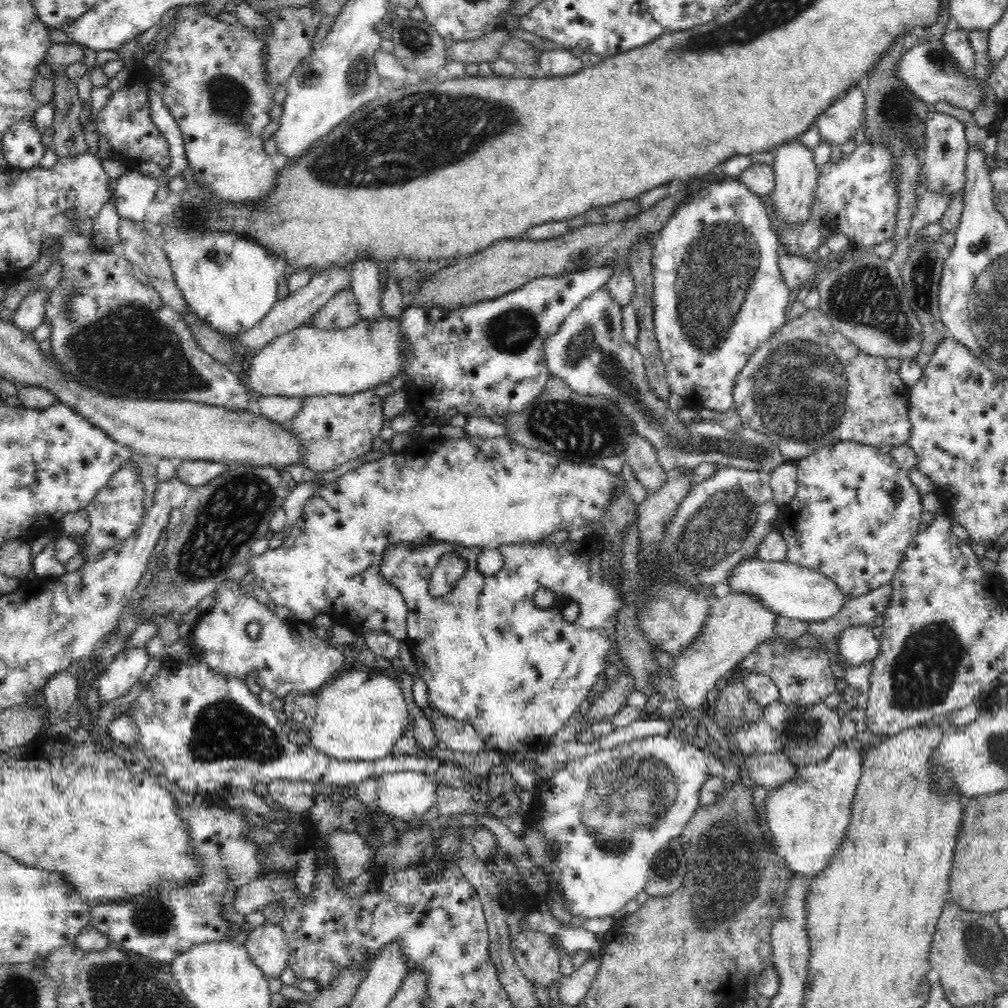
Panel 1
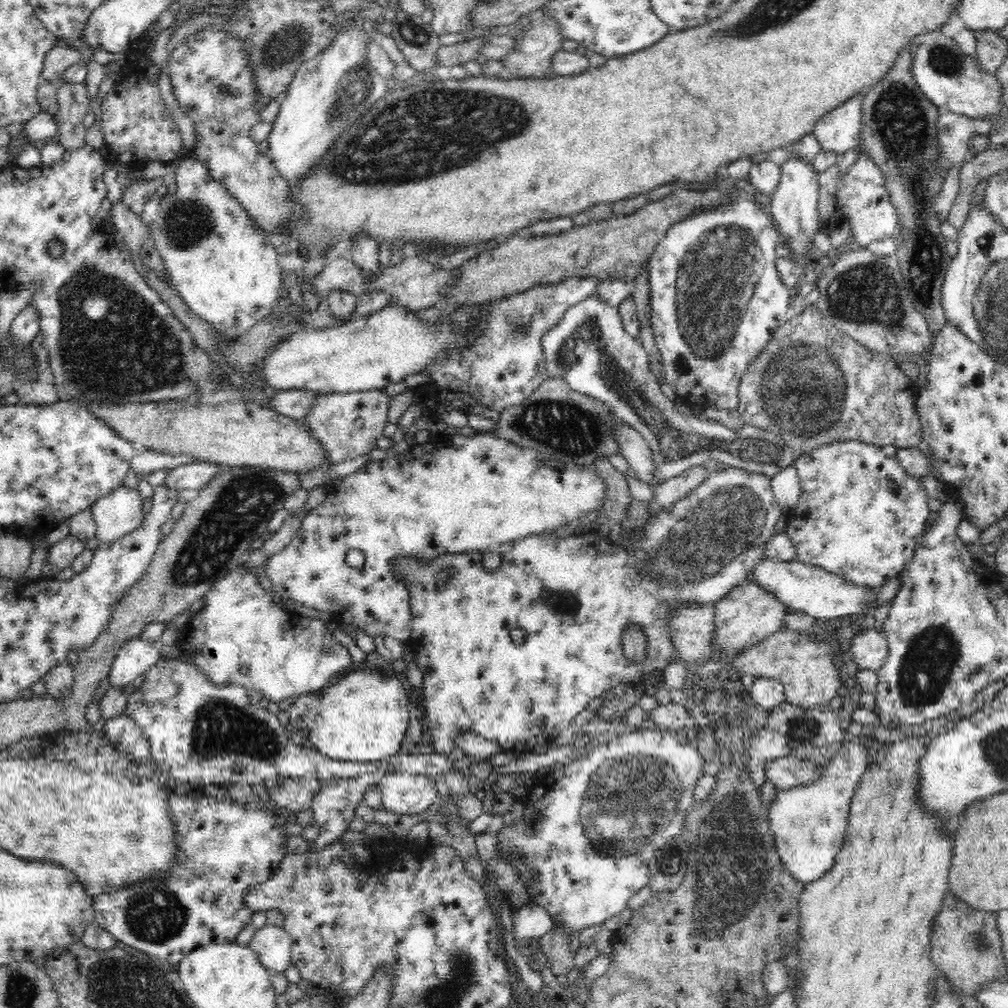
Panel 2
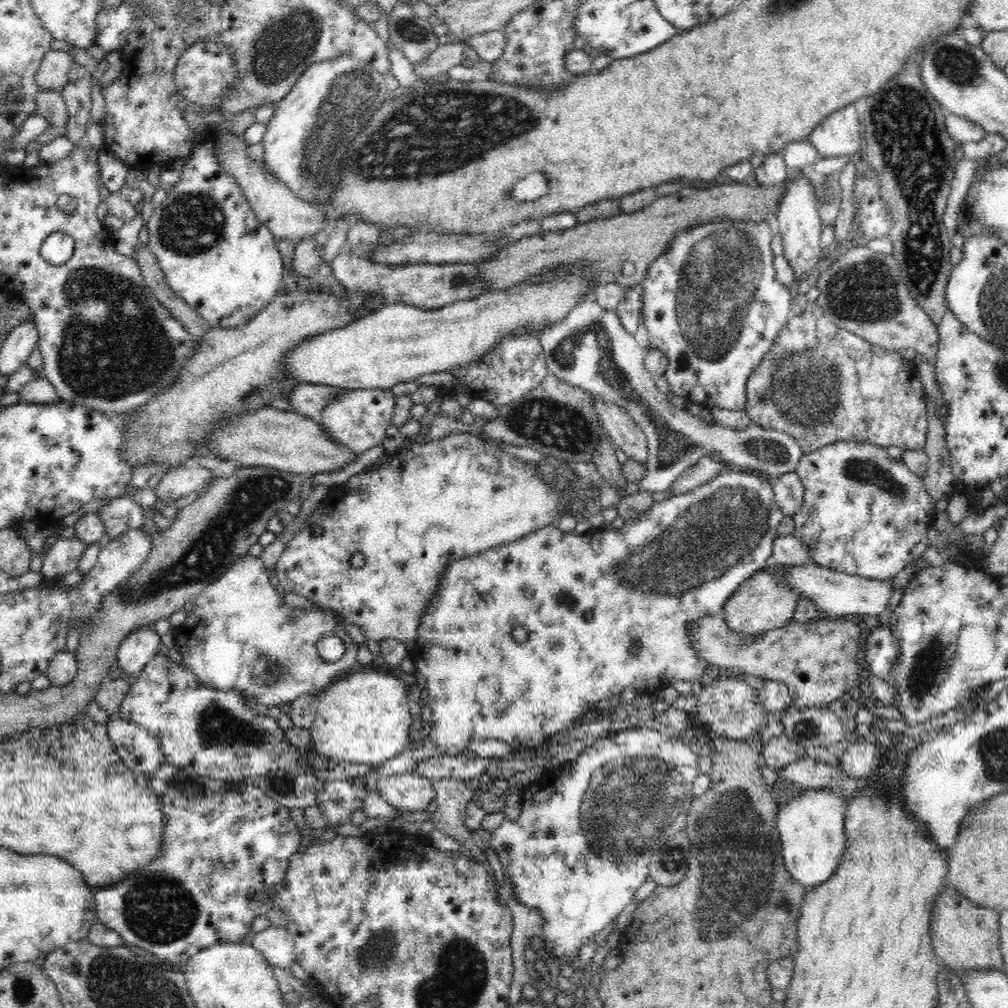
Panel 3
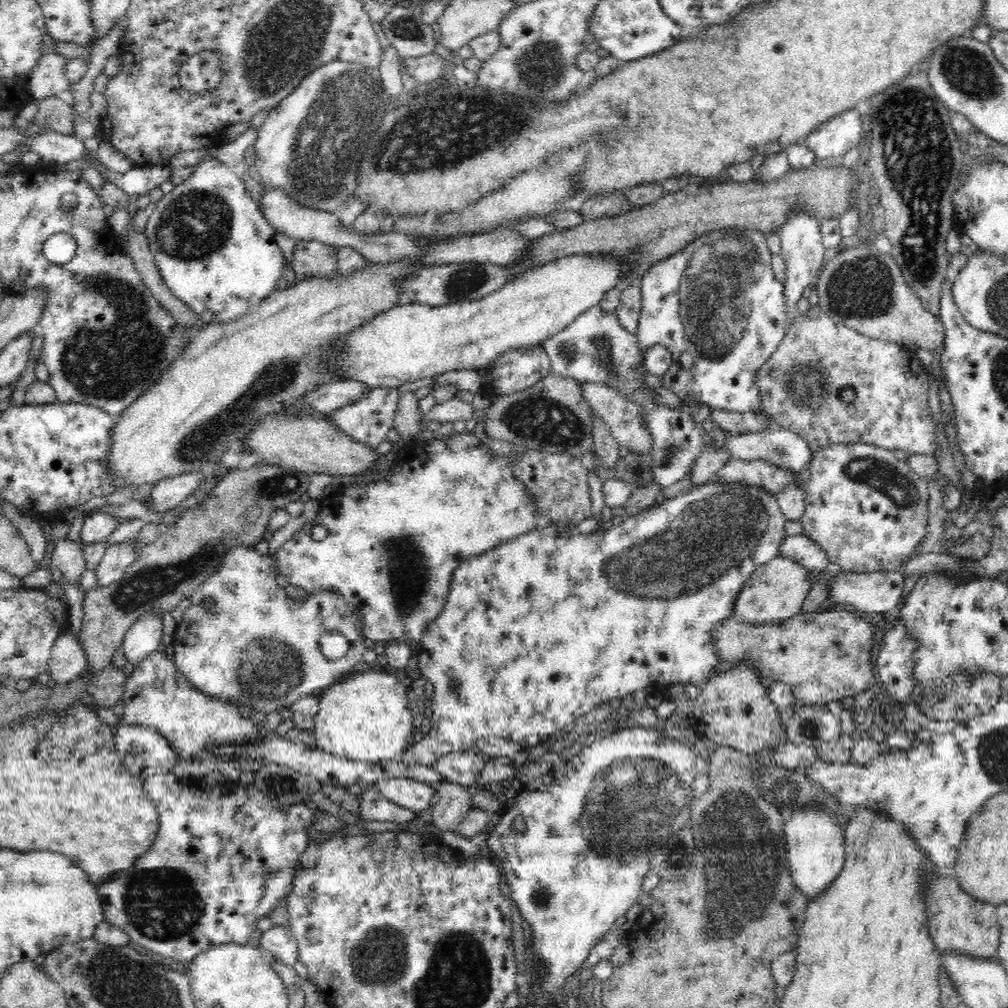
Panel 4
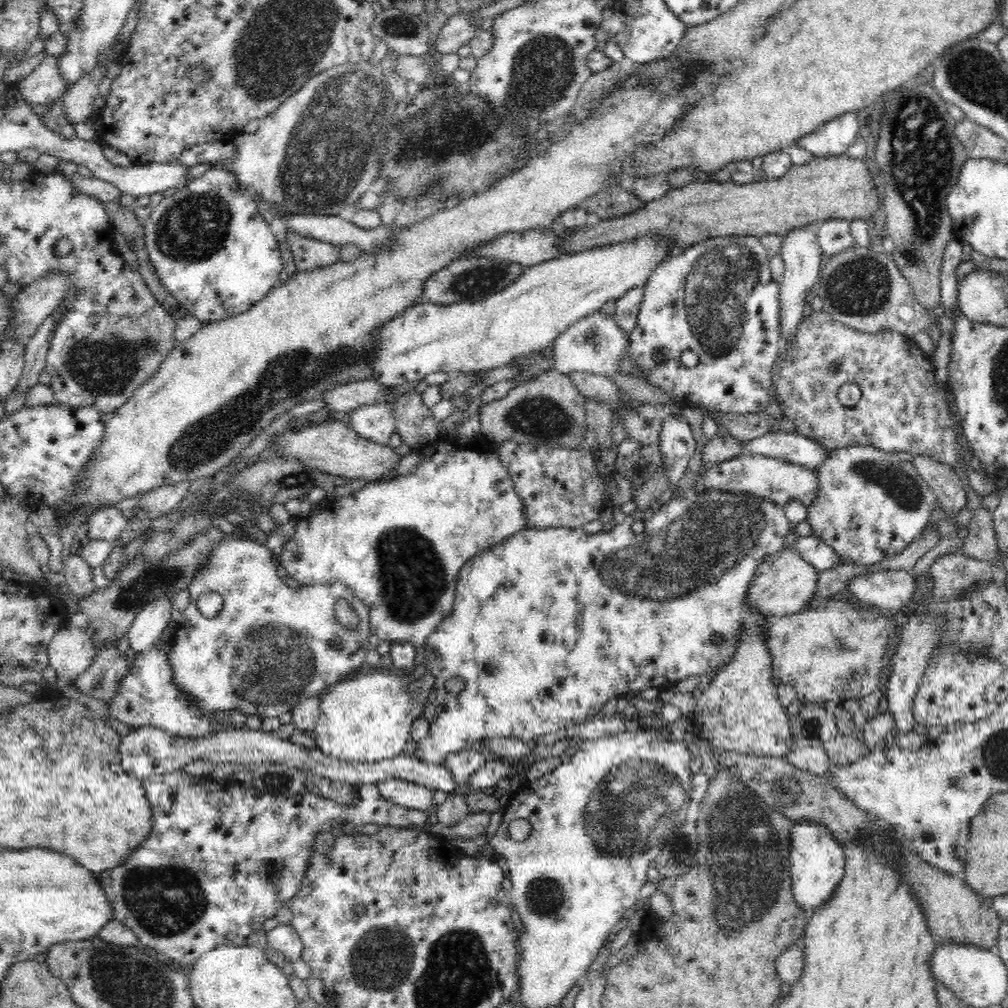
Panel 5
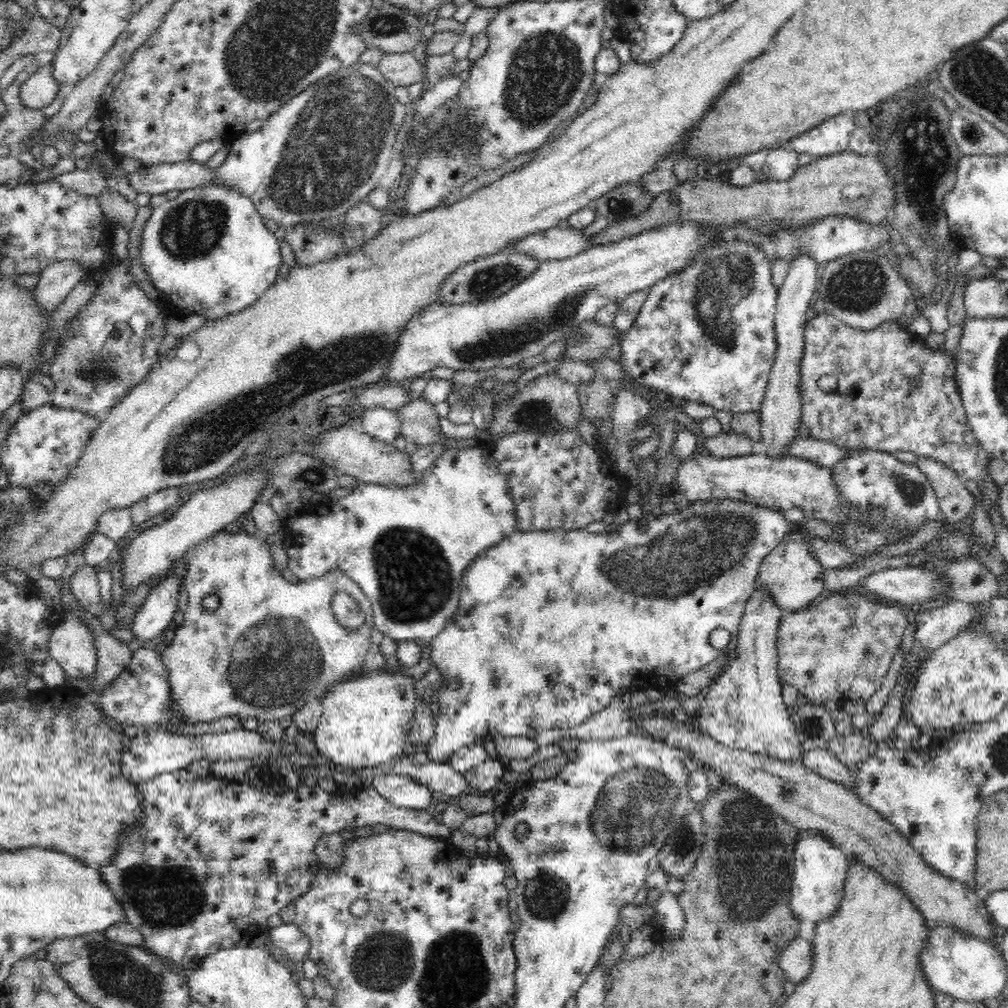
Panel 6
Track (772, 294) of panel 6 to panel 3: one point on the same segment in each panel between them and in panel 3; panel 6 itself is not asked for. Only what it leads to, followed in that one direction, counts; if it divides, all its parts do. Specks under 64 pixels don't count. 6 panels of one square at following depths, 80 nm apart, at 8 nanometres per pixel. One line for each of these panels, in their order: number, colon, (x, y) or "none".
3: (712, 303)
4: (718, 299)
5: (717, 298)

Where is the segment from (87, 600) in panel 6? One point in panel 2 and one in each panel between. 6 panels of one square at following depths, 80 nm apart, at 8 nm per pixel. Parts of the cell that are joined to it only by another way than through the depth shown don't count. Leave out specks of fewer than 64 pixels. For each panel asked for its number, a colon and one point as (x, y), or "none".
2: (62, 553)
3: (65, 554)
4: (67, 556)
5: (77, 571)

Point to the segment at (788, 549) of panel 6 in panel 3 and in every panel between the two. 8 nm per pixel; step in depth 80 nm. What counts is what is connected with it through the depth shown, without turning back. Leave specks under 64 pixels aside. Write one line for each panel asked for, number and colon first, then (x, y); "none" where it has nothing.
3: (764, 602)
4: (776, 590)
5: (782, 585)

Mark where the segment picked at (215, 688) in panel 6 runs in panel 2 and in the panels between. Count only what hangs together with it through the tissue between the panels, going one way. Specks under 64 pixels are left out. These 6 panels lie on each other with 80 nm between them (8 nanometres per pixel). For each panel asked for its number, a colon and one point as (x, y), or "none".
2: (240, 636)
3: (240, 636)
4: (255, 646)
5: (269, 648)

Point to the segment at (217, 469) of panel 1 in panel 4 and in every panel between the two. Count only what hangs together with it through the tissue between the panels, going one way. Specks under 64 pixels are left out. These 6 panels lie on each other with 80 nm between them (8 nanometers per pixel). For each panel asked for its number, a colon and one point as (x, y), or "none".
2: (193, 476)
3: (175, 483)
4: (167, 493)

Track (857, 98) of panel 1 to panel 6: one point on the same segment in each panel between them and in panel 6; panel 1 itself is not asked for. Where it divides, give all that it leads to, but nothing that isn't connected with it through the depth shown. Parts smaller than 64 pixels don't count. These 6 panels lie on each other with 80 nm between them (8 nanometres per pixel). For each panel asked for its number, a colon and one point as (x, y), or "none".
2: (839, 130)
3: (839, 134)
4: (834, 137)
5: (833, 138)
6: (831, 137)

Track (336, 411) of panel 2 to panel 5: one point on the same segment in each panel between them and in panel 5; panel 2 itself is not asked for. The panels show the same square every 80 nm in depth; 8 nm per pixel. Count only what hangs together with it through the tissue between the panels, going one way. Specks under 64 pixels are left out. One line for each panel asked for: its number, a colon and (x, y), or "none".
3: (357, 419)
4: (367, 420)
5: (376, 422)

